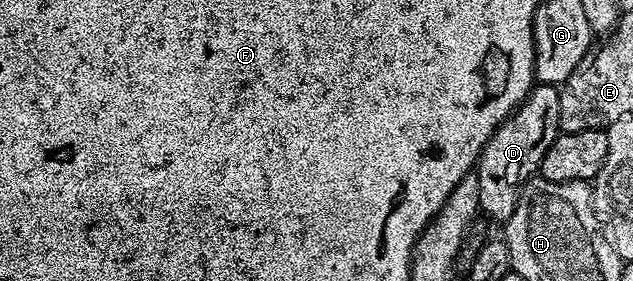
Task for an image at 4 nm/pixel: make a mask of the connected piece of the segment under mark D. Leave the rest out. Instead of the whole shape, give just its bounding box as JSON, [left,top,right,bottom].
[475,83,561,221]

